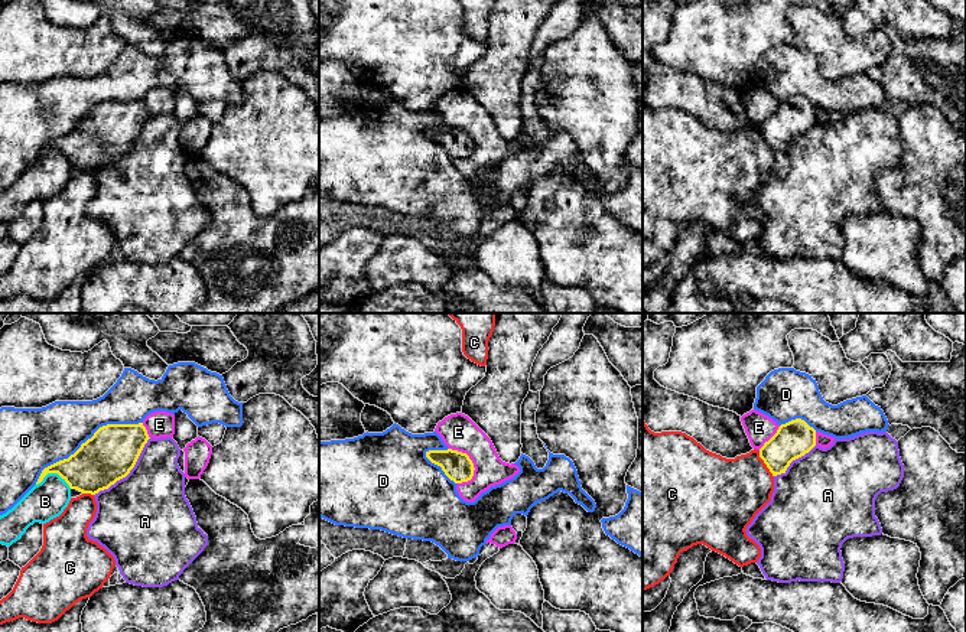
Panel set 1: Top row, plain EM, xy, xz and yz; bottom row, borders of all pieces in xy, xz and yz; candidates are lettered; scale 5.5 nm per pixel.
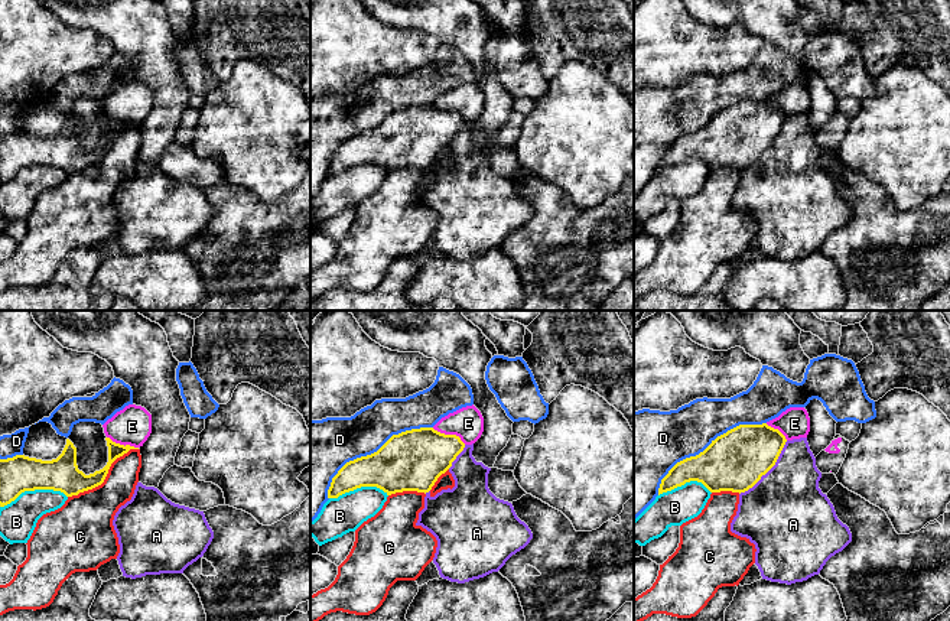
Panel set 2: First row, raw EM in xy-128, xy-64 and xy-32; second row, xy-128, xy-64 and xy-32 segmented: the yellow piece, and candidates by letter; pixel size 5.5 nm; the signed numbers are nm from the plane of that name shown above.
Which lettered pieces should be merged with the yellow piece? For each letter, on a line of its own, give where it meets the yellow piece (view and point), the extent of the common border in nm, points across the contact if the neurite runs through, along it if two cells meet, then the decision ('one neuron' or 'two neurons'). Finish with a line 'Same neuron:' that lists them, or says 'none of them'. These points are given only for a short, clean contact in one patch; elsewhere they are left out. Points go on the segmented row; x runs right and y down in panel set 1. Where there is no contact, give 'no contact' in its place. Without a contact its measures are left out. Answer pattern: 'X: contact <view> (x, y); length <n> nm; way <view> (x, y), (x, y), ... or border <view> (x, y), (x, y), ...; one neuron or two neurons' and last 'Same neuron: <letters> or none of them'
A: contact xy (129, 472); length 460 nm; two neurons
B: contact xy (54, 472); length 200 nm; two neurons
C: contact yz (764, 462); length 170 nm; two neurons
D: contact xy (87, 440); length 700 nm; two neurons
E: contact xz (470, 459); length 220 nm; way xz (458, 466), (470, 459), (470, 446), (458, 432); one neuron
Same neuron: E

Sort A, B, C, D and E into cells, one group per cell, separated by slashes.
A / B / C / D / E

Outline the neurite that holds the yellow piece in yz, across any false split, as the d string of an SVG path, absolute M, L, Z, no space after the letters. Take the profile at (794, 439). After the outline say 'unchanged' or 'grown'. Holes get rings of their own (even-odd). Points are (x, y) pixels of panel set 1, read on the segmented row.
M751 410L741 421L751 446L760 452L773 476L786 473L793 460L809 453L816 444L826 449L835 440L801 418L780 426L768 416Z; grown

